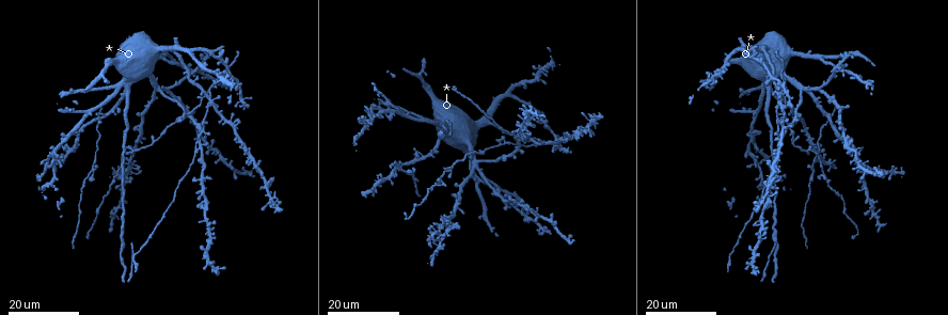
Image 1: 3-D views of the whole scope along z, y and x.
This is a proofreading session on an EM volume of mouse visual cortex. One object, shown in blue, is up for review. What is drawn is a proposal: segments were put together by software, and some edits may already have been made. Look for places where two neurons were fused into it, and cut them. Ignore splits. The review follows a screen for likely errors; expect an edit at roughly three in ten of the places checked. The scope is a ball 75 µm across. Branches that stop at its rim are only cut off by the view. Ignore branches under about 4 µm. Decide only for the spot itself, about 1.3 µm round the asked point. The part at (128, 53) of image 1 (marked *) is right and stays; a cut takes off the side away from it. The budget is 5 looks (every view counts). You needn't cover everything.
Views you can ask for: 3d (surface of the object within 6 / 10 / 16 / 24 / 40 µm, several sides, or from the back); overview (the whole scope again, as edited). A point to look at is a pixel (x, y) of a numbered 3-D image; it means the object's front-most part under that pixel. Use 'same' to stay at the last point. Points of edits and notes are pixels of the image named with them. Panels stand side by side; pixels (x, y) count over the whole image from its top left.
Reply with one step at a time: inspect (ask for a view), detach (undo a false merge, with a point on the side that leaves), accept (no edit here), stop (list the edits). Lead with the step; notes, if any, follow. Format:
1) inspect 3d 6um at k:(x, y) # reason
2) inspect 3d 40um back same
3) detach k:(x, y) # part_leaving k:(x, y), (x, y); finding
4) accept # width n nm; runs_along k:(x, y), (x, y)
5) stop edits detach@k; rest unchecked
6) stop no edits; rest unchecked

inspect 3d 16um at 1:(476, 163)

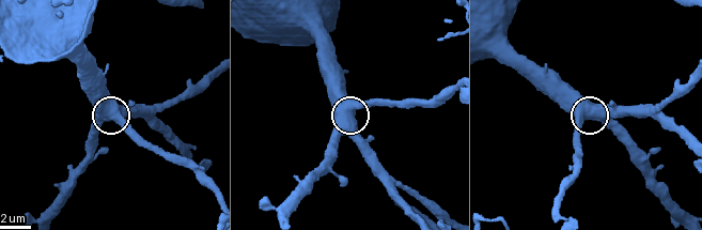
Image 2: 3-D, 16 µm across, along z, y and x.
inspect 3d 10um at 2:(119, 118) # closer look

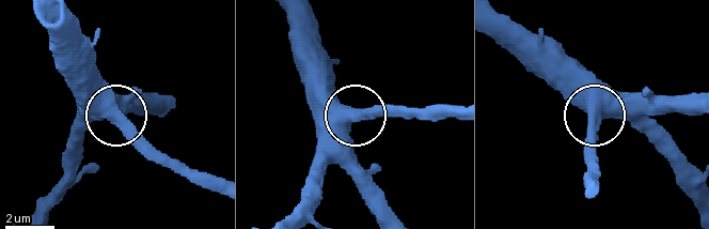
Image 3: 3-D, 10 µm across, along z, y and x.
accept # runs_along 3:(62, 29), (77, 45), (82, 74), (111, 110), (75, 122); continuous, no second neuron

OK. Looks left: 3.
inspect 3d 24um at 1:(785, 80) # arms part here

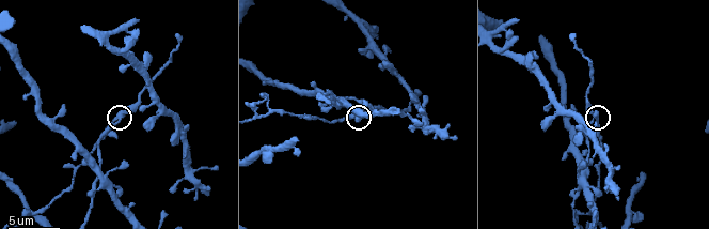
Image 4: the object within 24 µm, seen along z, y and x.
inspect 3d 10um at 4:(116, 117)

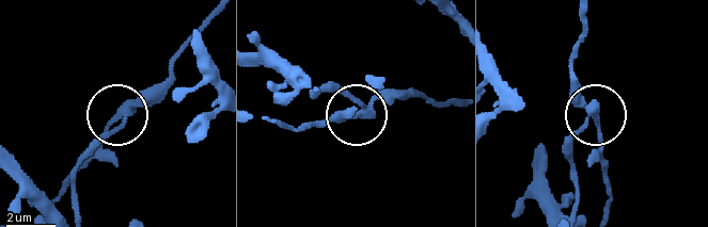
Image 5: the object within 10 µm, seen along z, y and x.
detach 5:(344, 120) # width 190 nm; part_leaving 5:(365, 113), (310, 126), (276, 124); two neurons meet here

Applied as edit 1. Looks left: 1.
stop edits detach@5; rest unchecked

